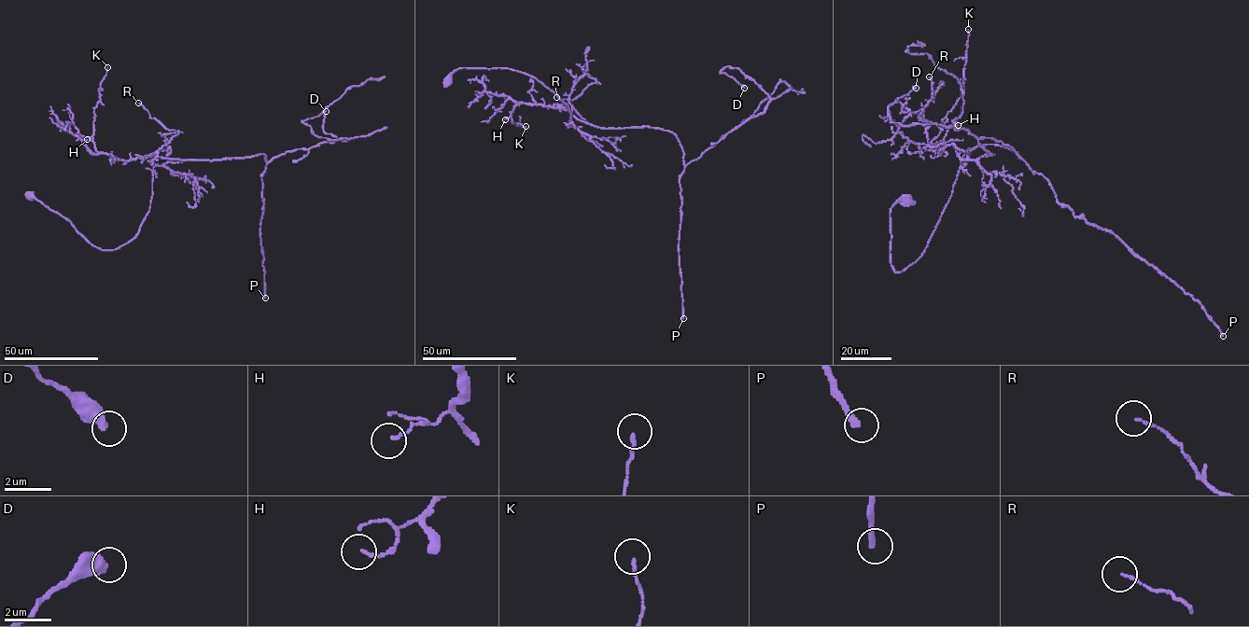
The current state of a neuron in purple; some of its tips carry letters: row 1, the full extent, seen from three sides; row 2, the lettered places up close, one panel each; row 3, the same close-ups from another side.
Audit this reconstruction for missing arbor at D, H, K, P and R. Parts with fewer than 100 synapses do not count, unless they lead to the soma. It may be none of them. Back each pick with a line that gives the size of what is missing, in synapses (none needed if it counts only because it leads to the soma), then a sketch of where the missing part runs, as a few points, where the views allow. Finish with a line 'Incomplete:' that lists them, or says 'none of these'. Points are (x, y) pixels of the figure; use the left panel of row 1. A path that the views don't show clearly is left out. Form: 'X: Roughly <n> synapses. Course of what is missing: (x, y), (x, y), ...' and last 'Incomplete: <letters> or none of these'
P: Roughly 130 synapses
Incomplete: P

